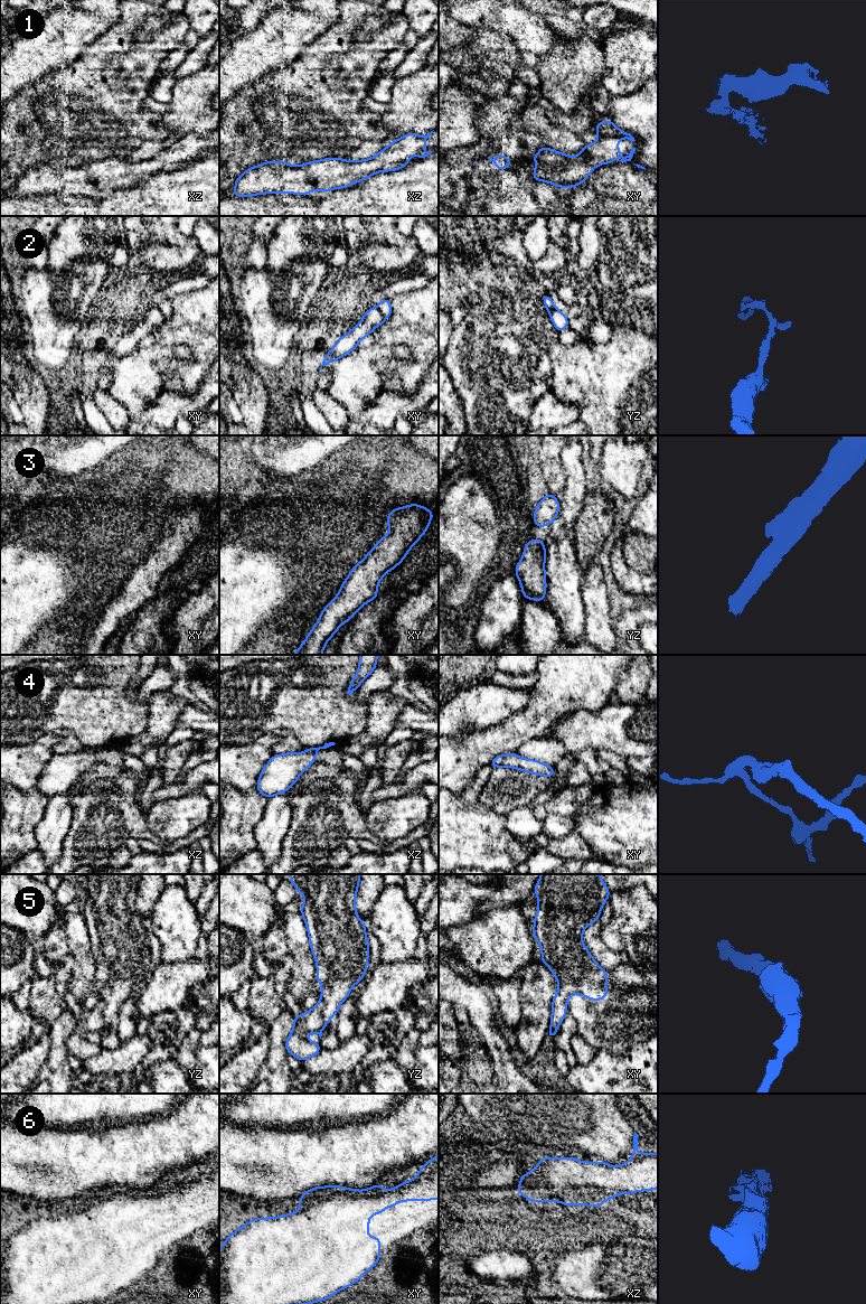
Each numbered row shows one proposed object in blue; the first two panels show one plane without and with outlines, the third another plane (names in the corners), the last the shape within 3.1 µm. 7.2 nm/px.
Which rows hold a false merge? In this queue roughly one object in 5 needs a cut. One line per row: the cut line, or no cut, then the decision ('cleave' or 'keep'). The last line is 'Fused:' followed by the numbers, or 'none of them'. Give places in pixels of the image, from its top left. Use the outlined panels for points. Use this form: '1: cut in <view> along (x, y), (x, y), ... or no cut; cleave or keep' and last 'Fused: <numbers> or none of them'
1: no cut; keep
2: cut in xy along (377, 307), (386, 317); cleave
3: no cut; keep
4: no cut; keep
5: no cut; keep
6: no cut; keep
Fused: 2

